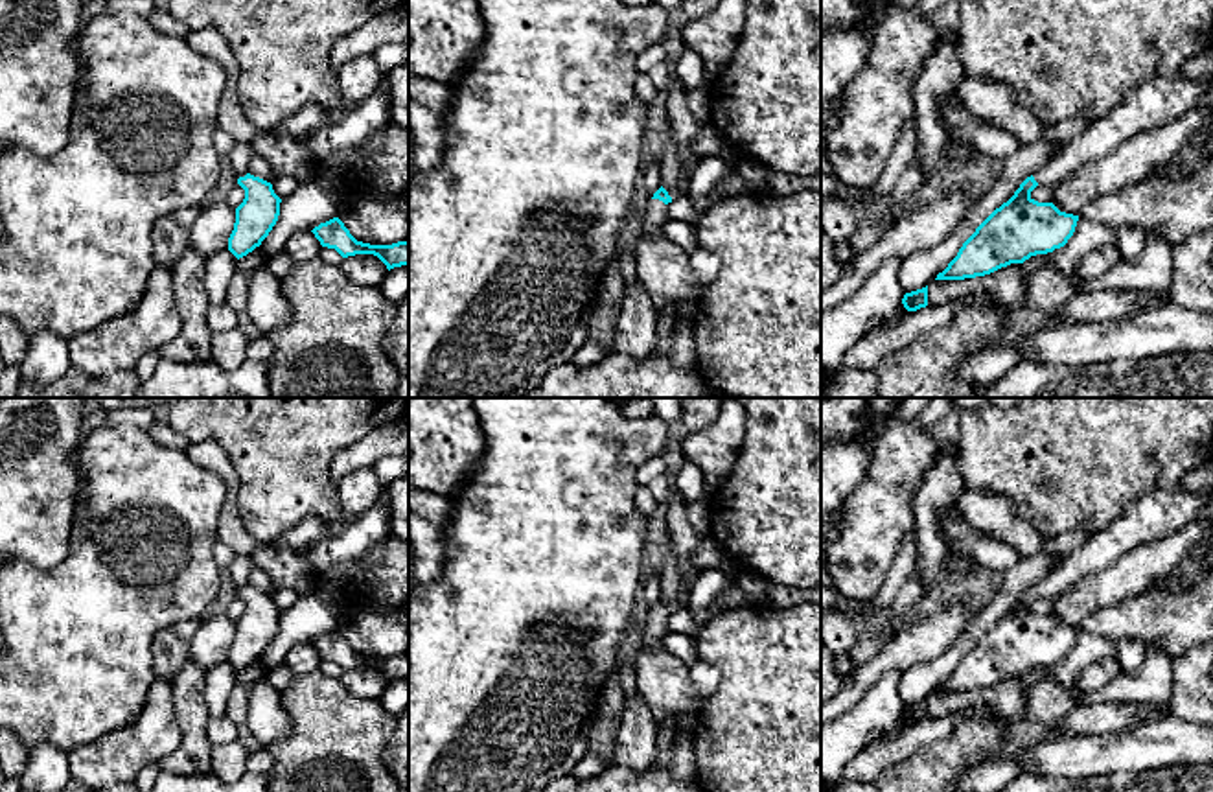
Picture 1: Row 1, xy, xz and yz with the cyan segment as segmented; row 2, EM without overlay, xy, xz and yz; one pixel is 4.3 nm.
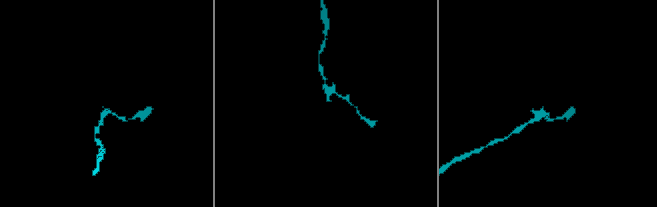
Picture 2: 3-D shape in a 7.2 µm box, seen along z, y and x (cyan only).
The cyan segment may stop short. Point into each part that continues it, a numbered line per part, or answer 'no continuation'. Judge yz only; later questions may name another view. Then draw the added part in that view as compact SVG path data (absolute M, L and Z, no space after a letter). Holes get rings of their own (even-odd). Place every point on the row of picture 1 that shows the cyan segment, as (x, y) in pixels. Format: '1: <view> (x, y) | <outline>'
1: yz (1156, 102) | M1154 77L1136 87L1101 120L1090 123L1033 177L1038 184L1055 184L1068 179L1090 160L1121 146L1130 134L1150 131L1176 120L1198 105L1213 79L1191 81Z

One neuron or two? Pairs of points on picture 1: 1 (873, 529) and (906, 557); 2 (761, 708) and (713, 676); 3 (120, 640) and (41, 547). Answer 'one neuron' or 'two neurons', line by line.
1: two neurons
2: two neurons
3: two neurons

